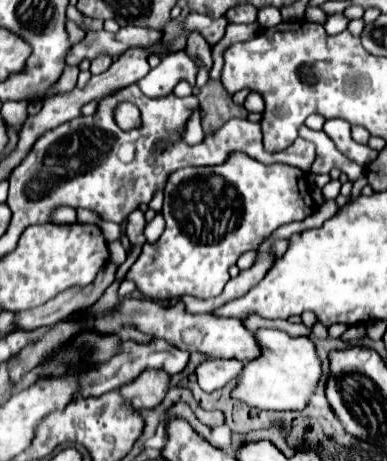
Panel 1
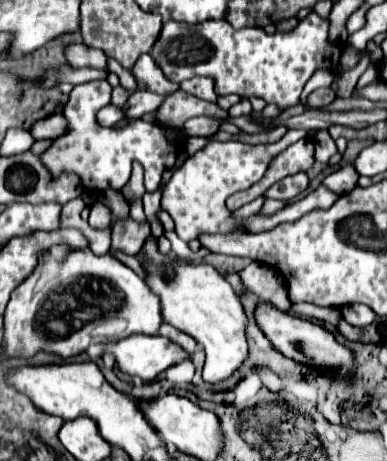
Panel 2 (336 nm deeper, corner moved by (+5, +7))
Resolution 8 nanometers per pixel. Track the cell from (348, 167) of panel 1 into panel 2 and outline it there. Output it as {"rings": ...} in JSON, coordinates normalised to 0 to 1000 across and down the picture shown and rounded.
{"rings":[[[775,302],[775,306],[755,310],[739,328],[729,328],[729,336],[708,341],[708,354],[698,354],[698,367],[687,371],[677,393],[667,393],[667,401],[651,401],[641,414],[605,419],[605,427],[594,427],[594,436],[584,445],[594,445],[594,458],[610,458],[625,445],[682,423],[724,388],[734,388],[744,380],[765,380],[775,371],[796,371],[811,358],[811,349],[817,349],[811,345],[811,306]]]}

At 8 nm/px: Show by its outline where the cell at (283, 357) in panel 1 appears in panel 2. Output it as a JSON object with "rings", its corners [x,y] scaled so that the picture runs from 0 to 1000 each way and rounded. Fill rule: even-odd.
{"rings":[[[382,514],[377,536],[367,536],[367,549],[377,553],[372,584],[388,592],[377,614],[388,618],[388,627],[398,627],[398,636],[408,636],[424,670],[419,679],[429,679],[429,696],[501,731],[512,744],[522,744],[532,761],[527,826],[558,835],[620,805],[625,787],[646,770],[646,748],[636,731],[641,683],[599,618],[537,570],[475,575],[413,553],[403,536],[403,514]],[[434,579],[455,584],[455,597],[439,605],[429,597]]]}

